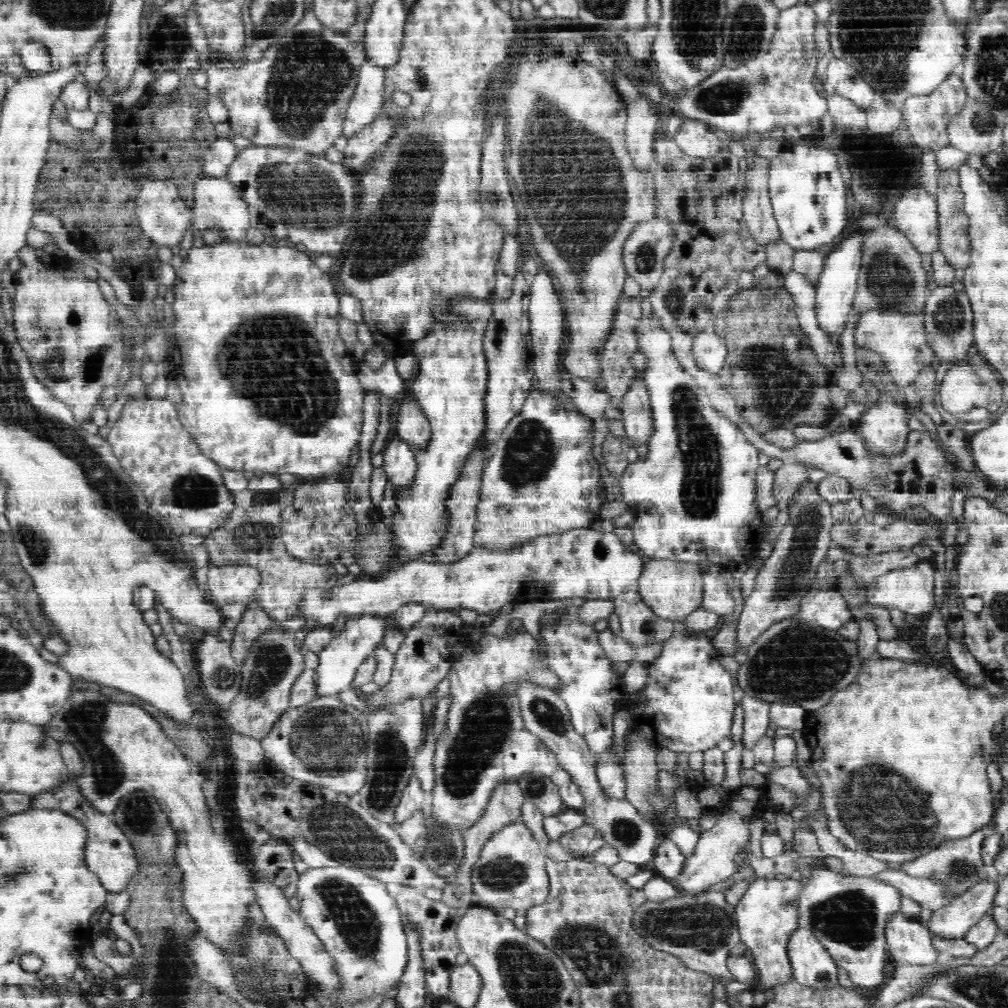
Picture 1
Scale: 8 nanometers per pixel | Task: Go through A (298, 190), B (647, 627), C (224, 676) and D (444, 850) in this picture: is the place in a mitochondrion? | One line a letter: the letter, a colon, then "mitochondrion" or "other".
A: mitochondrion
B: mitochondrion
C: mitochondrion
D: mitochondrion

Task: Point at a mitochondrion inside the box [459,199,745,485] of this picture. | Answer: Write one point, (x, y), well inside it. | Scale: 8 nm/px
(646, 255)

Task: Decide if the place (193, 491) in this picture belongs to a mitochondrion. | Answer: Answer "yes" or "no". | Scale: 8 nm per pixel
yes

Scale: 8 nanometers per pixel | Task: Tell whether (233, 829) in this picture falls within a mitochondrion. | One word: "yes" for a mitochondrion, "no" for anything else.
no

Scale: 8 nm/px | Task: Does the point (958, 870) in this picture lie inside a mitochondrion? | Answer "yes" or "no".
yes

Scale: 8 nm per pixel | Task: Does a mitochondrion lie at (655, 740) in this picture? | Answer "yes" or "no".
no

